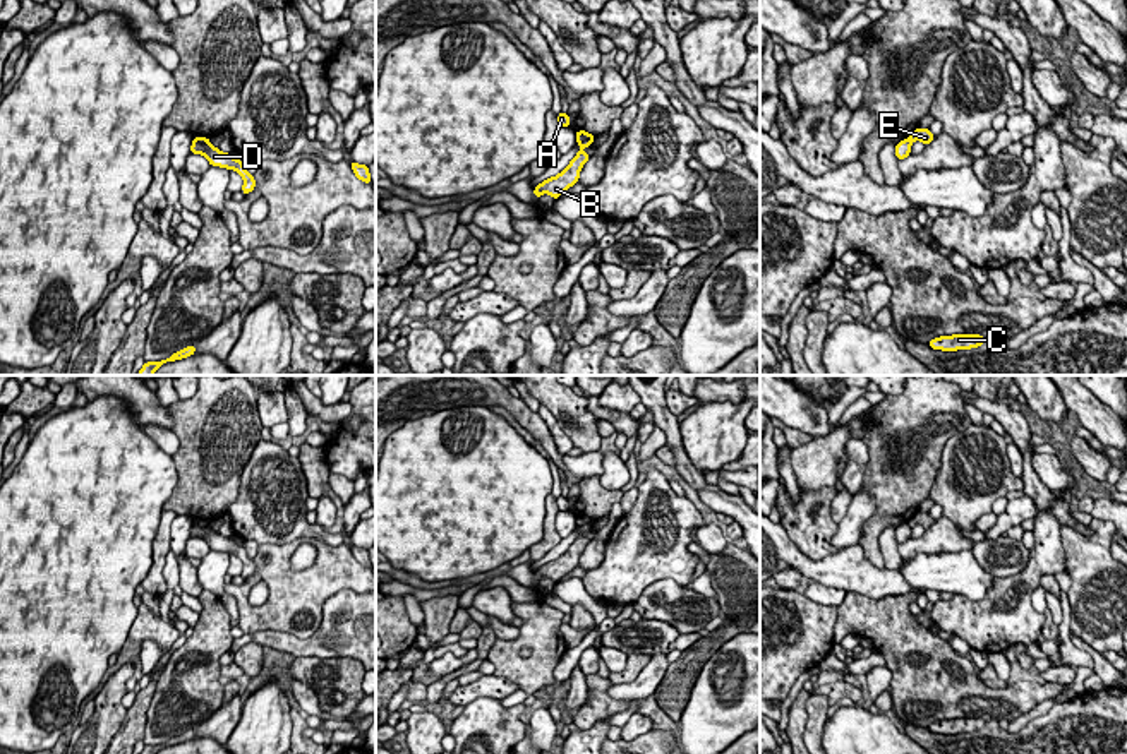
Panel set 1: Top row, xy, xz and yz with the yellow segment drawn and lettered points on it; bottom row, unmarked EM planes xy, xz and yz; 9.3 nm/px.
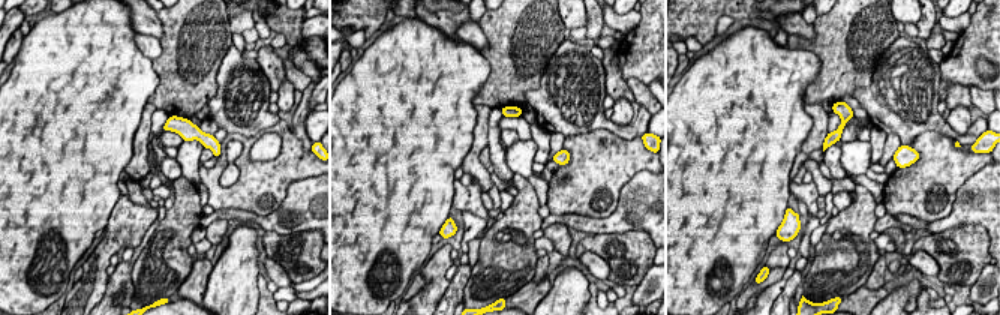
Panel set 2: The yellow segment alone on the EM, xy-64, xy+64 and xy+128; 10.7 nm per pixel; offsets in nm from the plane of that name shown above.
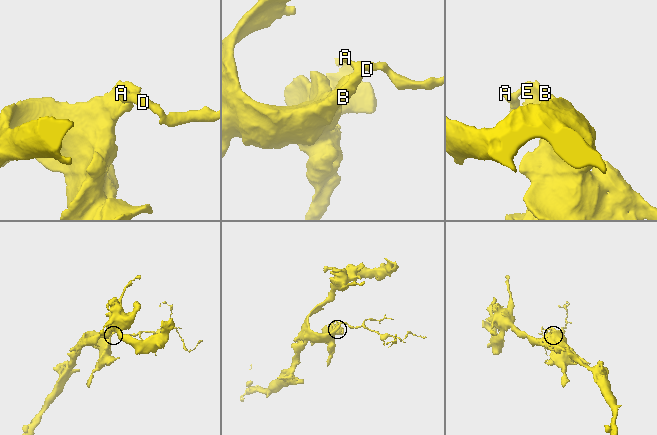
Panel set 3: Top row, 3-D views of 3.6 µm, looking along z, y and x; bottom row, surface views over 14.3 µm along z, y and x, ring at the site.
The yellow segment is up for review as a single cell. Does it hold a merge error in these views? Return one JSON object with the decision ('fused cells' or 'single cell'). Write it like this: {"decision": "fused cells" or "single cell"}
{"decision": "fused cells"}

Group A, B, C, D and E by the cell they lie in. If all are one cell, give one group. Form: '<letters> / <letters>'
A D / B C E

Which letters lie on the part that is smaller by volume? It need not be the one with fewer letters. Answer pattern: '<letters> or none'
A, D

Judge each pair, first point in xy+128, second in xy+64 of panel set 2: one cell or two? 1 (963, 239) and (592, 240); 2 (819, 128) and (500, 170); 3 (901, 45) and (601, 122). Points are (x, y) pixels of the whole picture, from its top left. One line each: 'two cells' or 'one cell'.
1: one cell
2: two cells
3: one cell

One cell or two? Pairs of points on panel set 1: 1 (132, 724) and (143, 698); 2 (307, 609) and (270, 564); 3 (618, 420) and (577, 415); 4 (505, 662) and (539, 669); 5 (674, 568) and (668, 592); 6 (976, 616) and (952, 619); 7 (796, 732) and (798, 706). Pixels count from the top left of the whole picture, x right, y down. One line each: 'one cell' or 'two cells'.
1: one cell
2: one cell
3: two cells
4: one cell
5: two cells
6: one cell
7: one cell

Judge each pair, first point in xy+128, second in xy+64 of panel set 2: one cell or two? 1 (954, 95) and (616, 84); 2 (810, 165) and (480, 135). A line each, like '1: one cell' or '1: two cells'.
1: one cell
2: one cell

